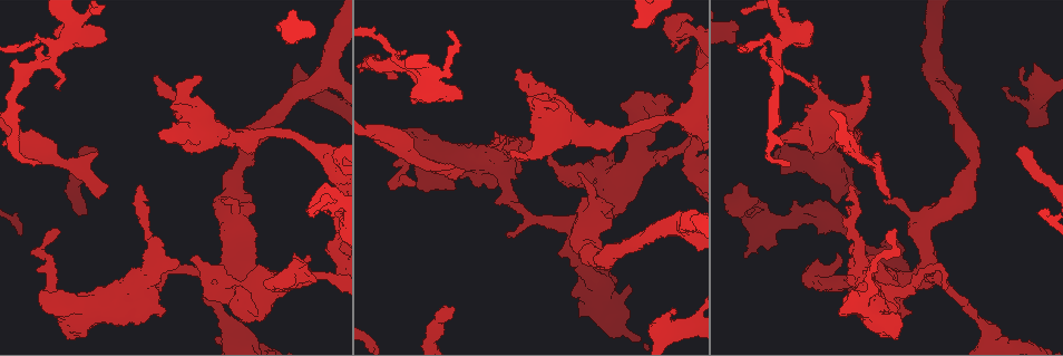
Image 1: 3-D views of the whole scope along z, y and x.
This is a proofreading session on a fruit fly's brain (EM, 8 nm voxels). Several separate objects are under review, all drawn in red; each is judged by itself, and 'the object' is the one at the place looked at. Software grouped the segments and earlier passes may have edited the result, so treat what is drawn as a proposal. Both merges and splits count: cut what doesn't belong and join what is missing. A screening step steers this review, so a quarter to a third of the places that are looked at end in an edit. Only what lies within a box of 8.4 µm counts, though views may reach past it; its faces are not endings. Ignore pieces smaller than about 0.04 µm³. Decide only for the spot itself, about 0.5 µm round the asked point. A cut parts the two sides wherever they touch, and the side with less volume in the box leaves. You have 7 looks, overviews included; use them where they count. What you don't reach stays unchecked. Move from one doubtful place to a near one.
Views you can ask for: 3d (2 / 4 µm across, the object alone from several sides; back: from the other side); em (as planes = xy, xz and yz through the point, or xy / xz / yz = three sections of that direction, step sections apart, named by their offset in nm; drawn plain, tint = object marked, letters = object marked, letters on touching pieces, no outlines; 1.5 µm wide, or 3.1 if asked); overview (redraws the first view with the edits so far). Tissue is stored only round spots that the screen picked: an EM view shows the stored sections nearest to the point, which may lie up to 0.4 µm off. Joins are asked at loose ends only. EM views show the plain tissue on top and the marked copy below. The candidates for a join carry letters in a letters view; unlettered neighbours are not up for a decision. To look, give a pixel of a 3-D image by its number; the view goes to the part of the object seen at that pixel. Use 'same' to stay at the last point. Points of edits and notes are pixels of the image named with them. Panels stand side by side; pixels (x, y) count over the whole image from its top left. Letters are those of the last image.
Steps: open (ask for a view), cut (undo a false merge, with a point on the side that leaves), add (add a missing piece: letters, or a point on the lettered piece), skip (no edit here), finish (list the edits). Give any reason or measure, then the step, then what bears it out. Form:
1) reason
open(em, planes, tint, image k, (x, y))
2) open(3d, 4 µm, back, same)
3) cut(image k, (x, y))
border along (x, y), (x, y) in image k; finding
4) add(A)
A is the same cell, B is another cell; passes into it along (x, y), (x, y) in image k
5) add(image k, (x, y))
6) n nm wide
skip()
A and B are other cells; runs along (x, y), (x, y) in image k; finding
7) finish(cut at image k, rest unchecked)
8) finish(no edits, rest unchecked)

free end
open(em, planes, letters, image 1, (317, 68))

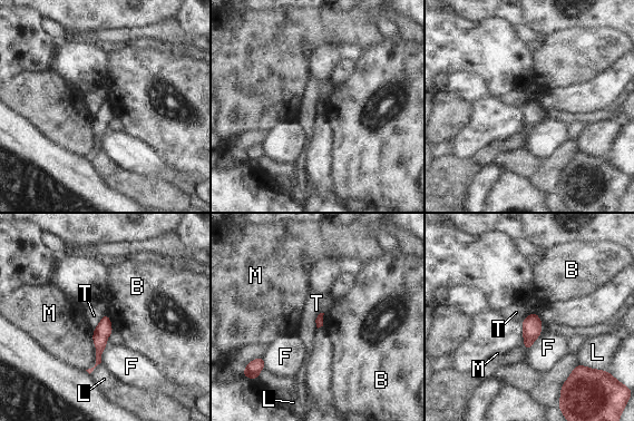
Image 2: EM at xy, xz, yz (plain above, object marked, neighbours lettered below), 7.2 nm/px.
skip()
B, F, L, M and T are other cells; border along (323, 312), (315, 320), (316, 328) in image 2; none of them fits

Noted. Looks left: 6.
an open end
open(em, planes, letters, image 1, (579, 174))

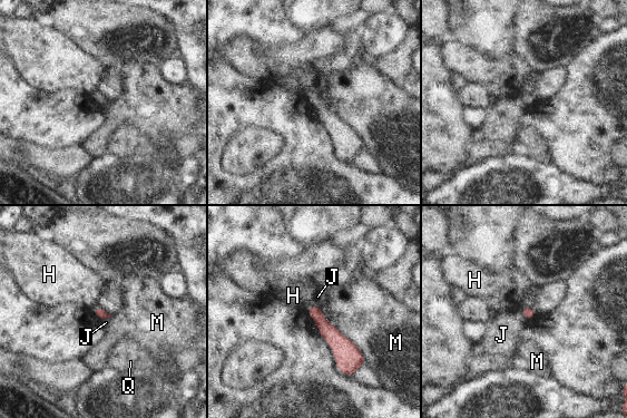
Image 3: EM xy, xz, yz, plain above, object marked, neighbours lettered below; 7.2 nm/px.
M touches over 360 nm
skip()
H, J, M and Q are other cells; none of them fits

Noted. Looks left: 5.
branch stops here
open(em, planes, tint, image 1, (494, 140))

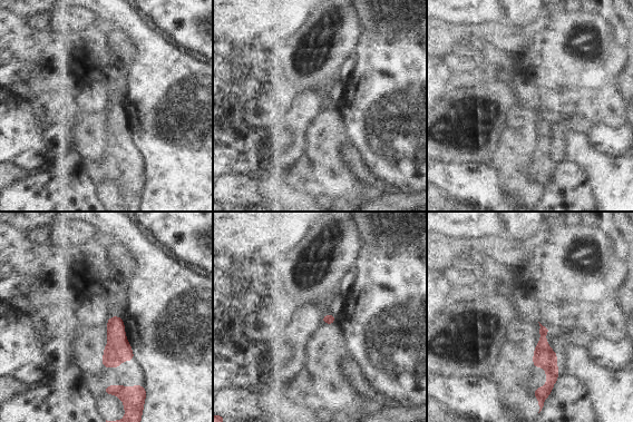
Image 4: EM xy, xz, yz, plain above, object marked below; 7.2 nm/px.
open(em, planes, letters, same)

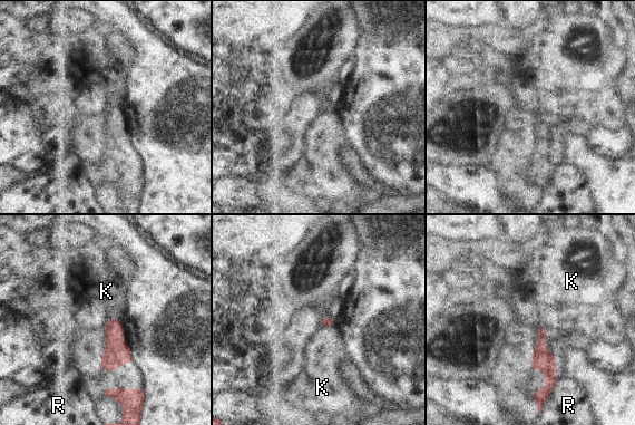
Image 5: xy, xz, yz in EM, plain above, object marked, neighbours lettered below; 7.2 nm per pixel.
skip()
K and R are other cells; border along (319, 322), (328, 327), (333, 326) in image 5; none of them fits

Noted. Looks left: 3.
finish(no edits, rest unchecked)

